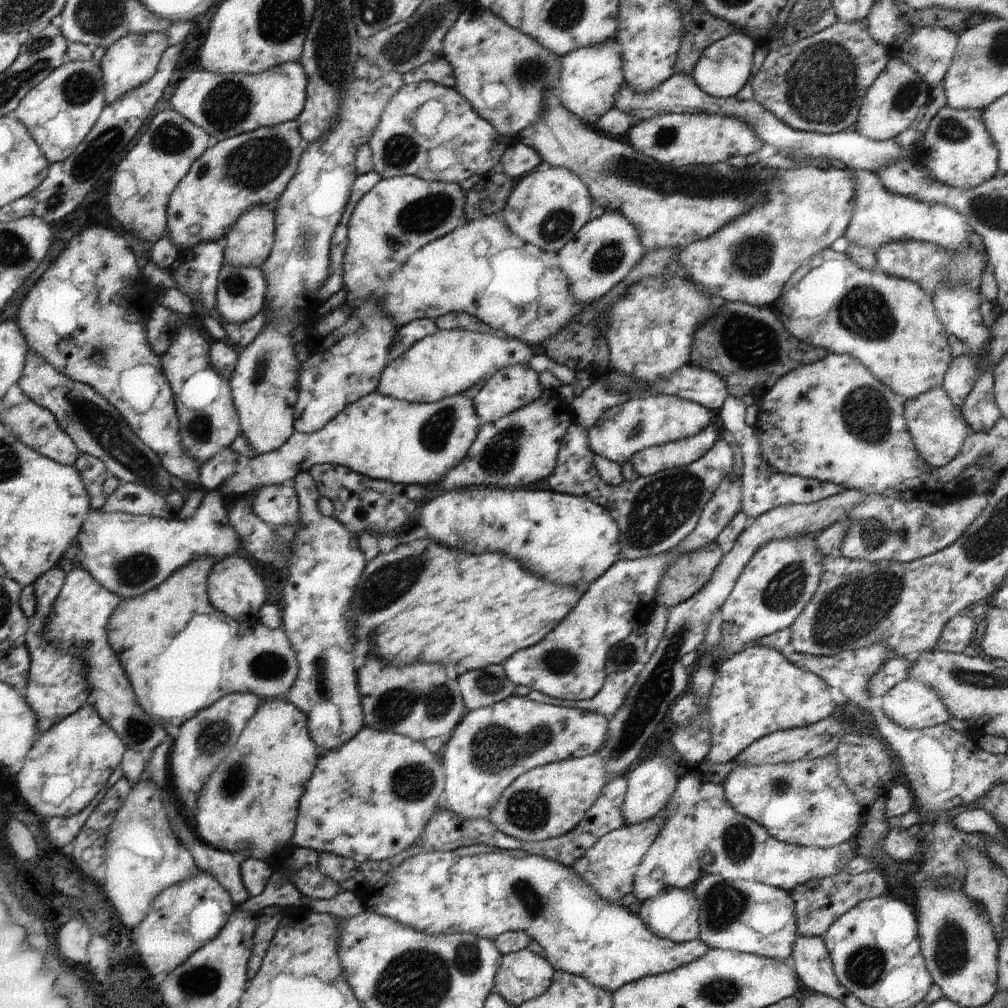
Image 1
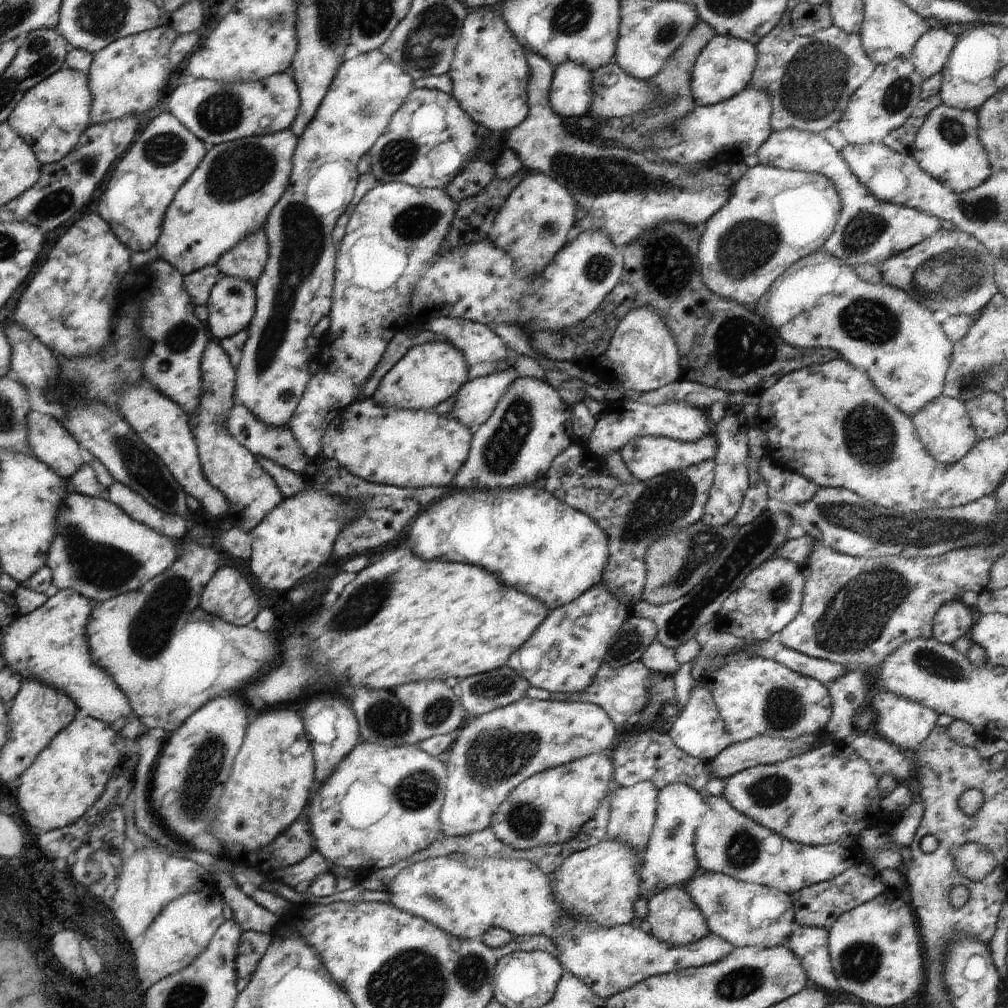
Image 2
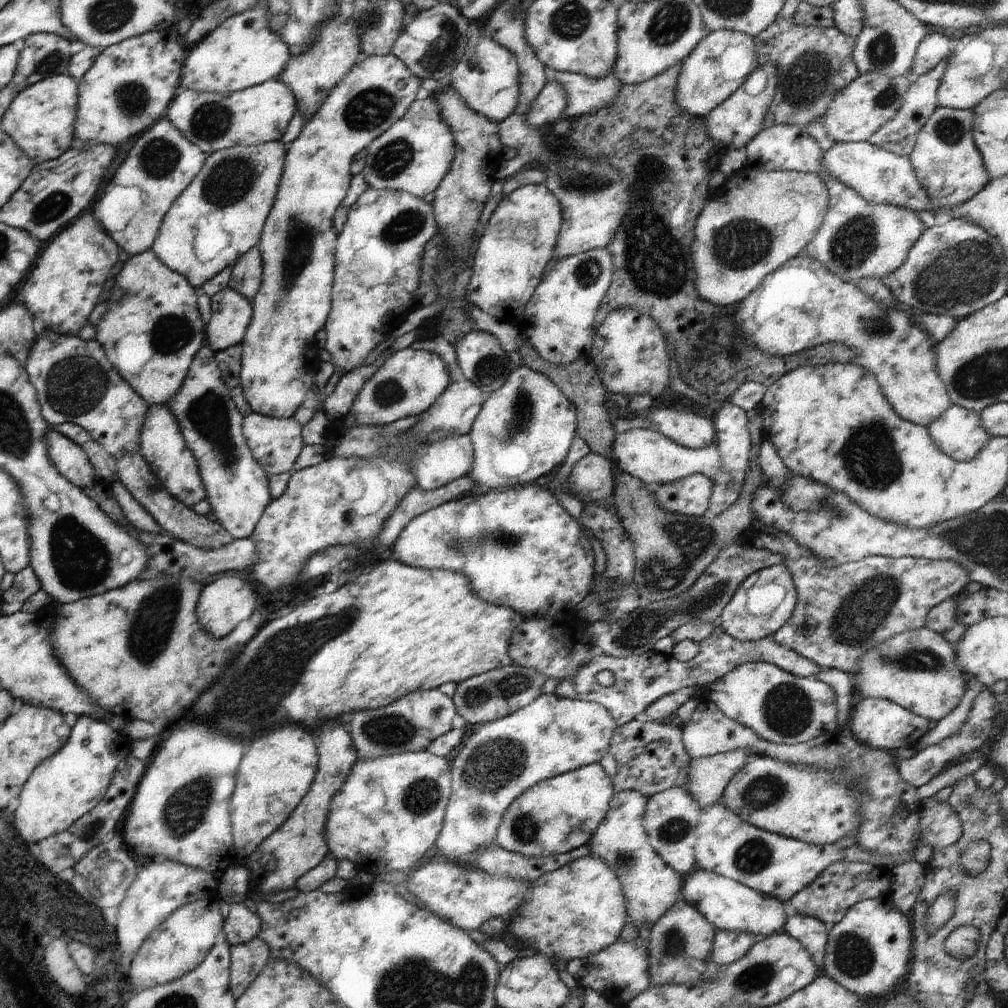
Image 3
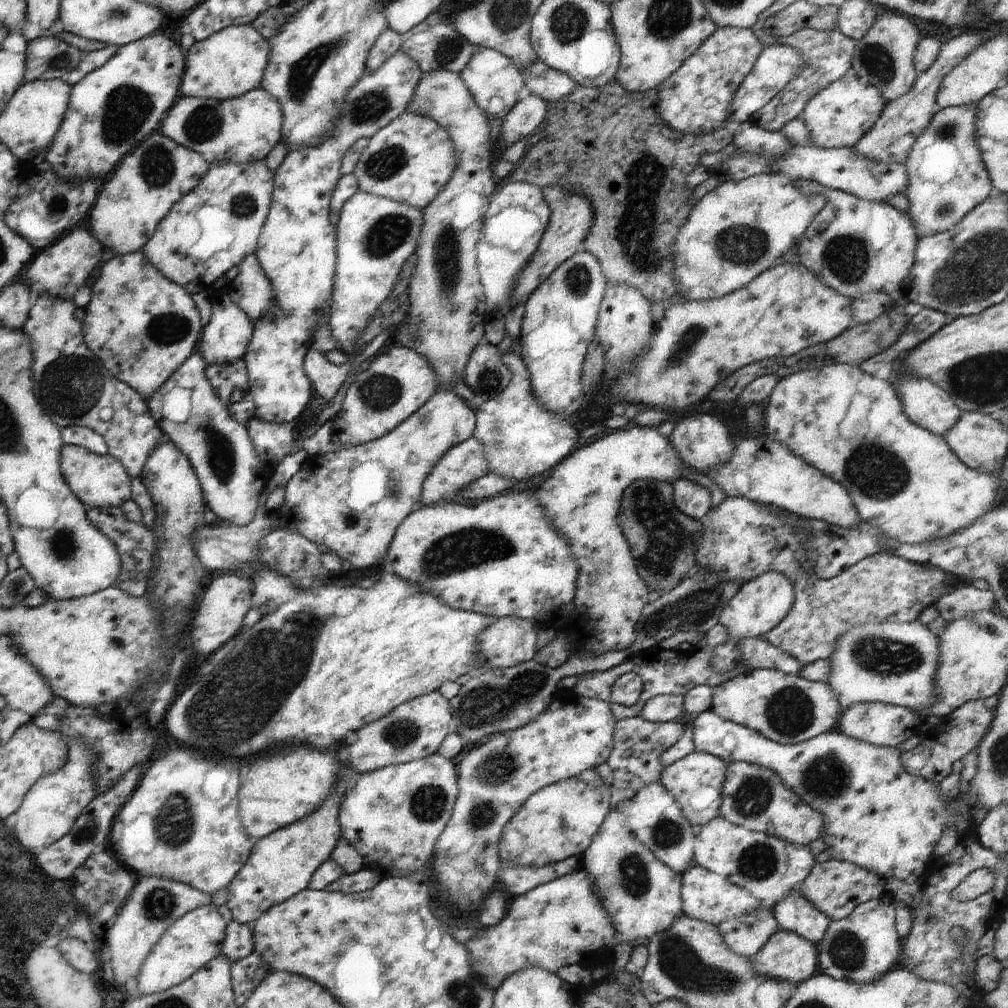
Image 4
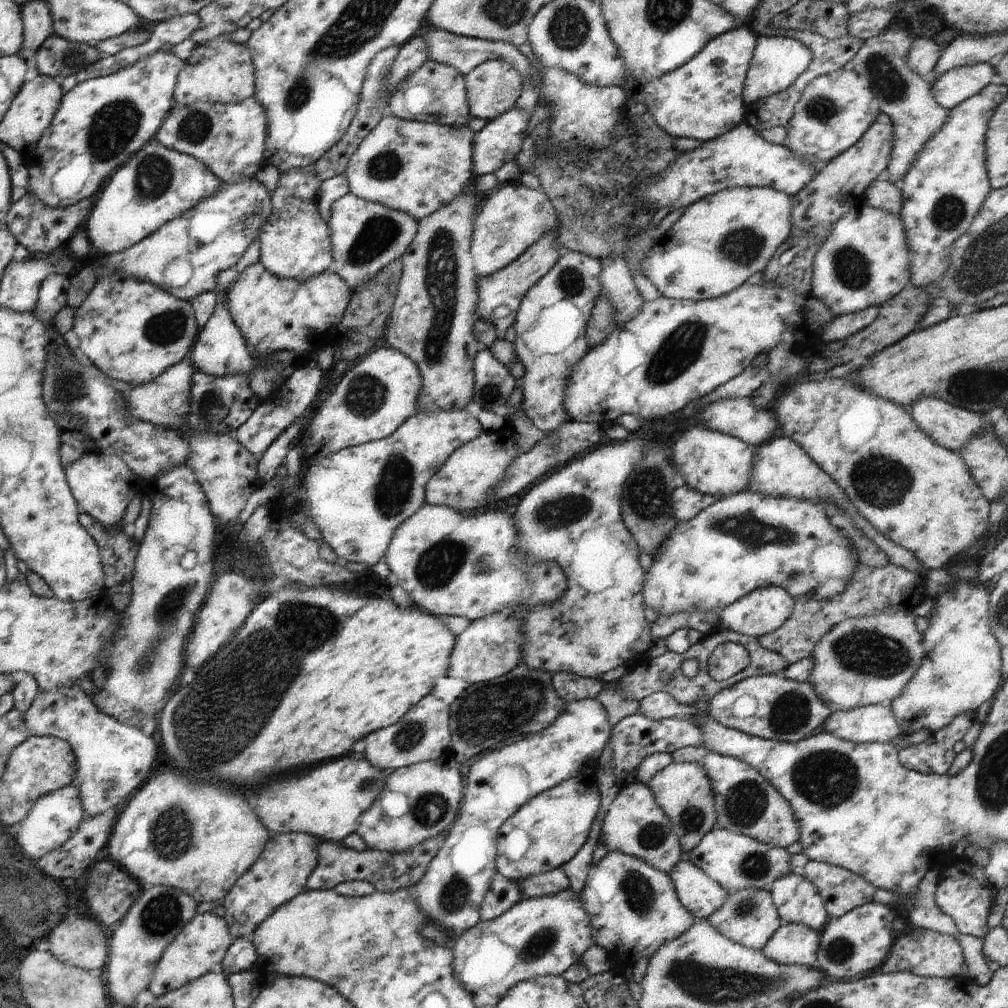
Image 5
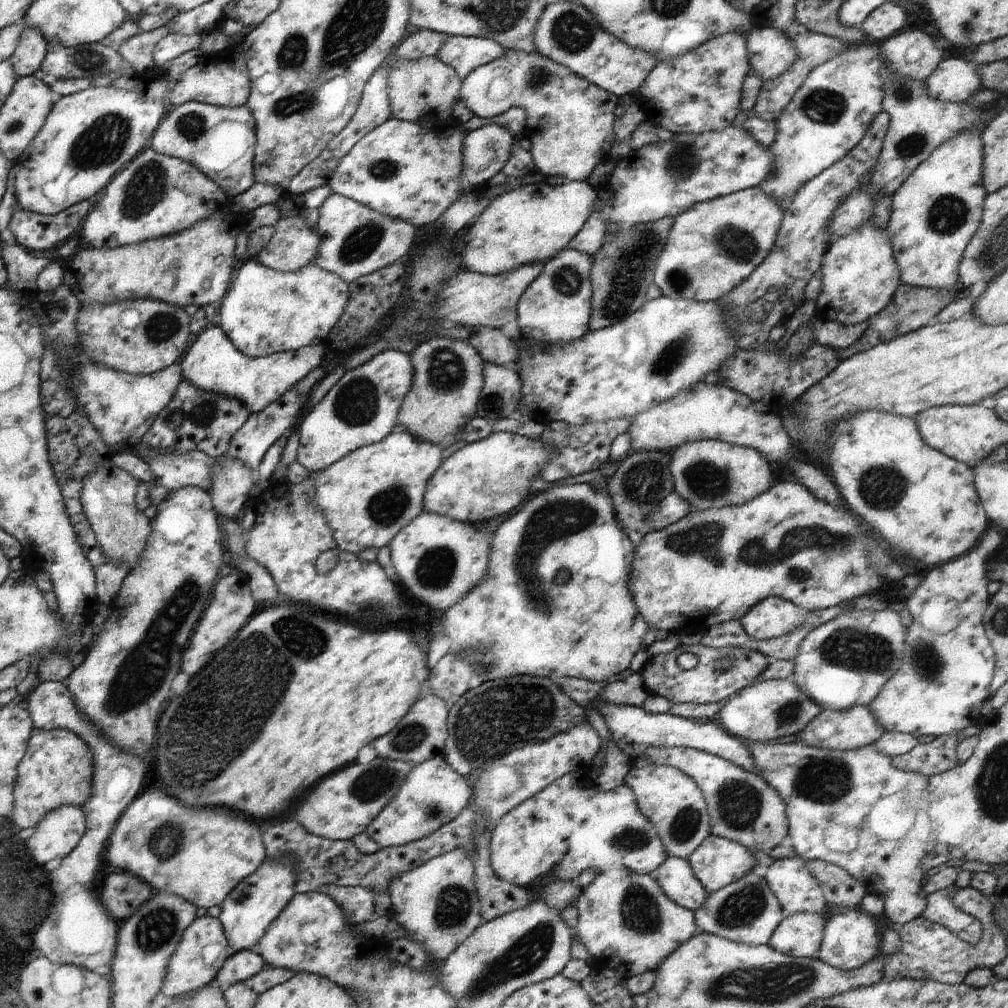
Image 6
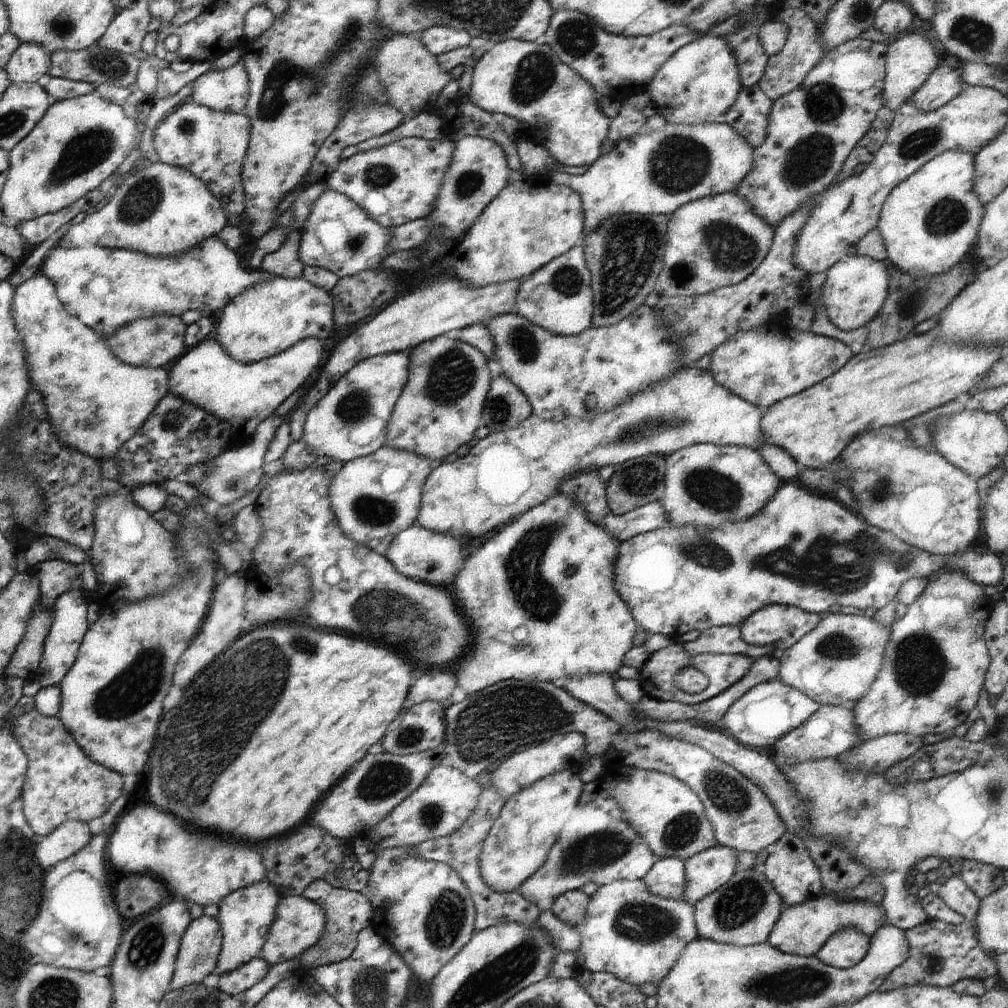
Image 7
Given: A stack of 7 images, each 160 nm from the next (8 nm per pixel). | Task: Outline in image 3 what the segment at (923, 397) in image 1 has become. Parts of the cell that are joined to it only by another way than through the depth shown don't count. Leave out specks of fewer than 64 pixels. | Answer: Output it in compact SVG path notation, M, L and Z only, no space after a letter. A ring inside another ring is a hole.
M951 403L928 427L928 436L940 452L954 461L970 461L990 440L980 416L972 410Z

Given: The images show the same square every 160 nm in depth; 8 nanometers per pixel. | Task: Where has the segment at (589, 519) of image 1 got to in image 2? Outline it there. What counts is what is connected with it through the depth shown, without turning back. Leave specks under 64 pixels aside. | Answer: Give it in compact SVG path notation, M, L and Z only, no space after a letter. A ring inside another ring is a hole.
M526 486L526 488L523 487L512 487L507 489L454 489L452 488L452 491L450 492L450 496L446 496L446 498L441 498L437 500L436 502L432 503L427 509L424 509L418 518L414 520L414 522L411 524L410 531L407 534L407 540L410 540L410 547L404 546L404 548L409 548L413 553L415 553L418 558L424 559L425 561L442 561L443 563L466 563L468 565L476 565L480 568L483 568L485 571L488 571L492 575L494 575L503 585L506 585L507 587L513 587L514 590L520 591L521 593L527 594L528 596L531 596L532 598L540 599L545 605L549 608L551 611L552 609L555 609L556 607L561 607L564 605L567 605L568 603L571 603L573 600L576 600L577 598L580 598L580 595L583 595L585 592L588 592L593 586L596 586L598 583L602 580L602 575L604 572L604 569L606 568L607 562L608 562L608 535L603 531L601 527L598 527L595 521L591 519L591 517L588 517L587 514L581 513L578 509L574 510L574 508L569 507L567 504L564 504L560 499L557 499L553 494L550 494L549 492L546 492L546 490L540 490L540 494L538 494L538 488L532 488L532 486ZM470 510L474 510L476 512L476 530L474 530L474 534L464 534L464 532L470 532L470 528L466 526L462 532L456 532L454 528L456 528L456 524L460 526L460 520L458 520L458 516L462 514L462 512L470 512Z

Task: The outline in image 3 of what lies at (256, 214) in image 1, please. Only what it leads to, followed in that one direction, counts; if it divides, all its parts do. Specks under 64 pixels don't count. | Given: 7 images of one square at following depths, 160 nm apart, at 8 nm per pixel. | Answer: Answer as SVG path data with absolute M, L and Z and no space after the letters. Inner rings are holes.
M257 247L248 250L234 262L229 288L252 301L260 289L262 266L260 250Z

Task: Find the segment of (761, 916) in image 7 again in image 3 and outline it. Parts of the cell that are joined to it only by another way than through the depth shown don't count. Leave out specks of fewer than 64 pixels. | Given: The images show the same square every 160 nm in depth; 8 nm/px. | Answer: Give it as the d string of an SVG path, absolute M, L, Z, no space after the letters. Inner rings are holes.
M726 930L717 931L714 940L712 940L712 951L708 965L726 967L728 964L740 960L752 948L756 940L757 938L750 936L750 934L726 932Z

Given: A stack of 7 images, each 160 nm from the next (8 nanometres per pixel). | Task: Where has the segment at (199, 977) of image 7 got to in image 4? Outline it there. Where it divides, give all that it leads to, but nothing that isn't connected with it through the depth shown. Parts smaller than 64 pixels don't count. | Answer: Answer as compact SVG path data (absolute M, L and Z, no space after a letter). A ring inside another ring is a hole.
M215 905L202 906L178 918L162 936L144 960L136 981L143 995L165 992L193 976L222 952L227 921Z

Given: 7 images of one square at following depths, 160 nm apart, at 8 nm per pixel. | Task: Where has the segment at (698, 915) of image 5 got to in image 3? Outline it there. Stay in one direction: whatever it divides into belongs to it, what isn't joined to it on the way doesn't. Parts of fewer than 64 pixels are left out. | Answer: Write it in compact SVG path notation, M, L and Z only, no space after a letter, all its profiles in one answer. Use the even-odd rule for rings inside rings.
M694 869L690 875L683 877L682 882L682 899L693 905L718 931L750 934L759 939L778 934L786 924L787 915L778 898L764 896L730 878L708 870Z

